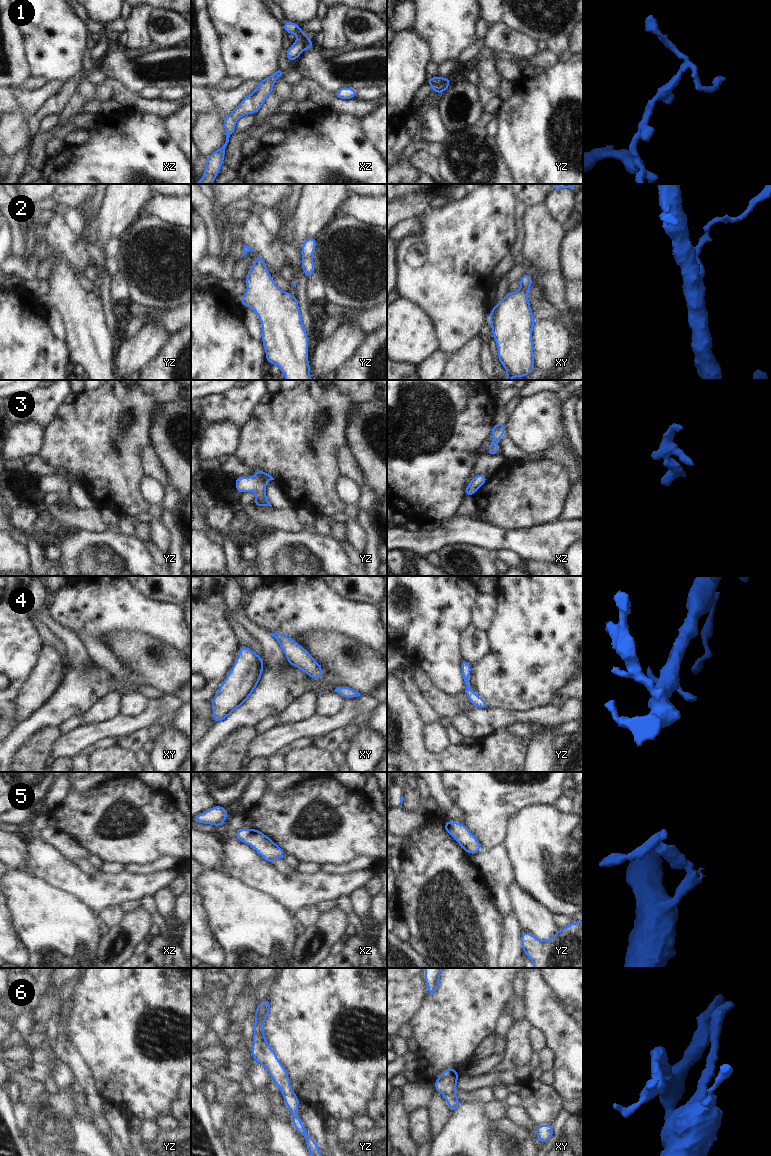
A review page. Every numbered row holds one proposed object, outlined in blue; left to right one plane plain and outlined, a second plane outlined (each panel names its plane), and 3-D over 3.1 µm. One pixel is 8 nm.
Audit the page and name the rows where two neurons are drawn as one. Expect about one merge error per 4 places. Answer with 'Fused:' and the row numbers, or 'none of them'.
Fused: 1

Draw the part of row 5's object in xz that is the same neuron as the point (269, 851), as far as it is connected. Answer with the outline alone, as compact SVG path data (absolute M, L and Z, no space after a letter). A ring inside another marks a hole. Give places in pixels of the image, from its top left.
M239 829L234 834L241 842L252 846L265 861L272 863L276 858L284 859L283 849L275 844L271 838L263 835L260 830Z

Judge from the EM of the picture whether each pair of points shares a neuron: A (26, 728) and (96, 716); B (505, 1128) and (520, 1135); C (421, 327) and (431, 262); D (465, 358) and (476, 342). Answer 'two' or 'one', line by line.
A: two
B: one
C: two
D: one

